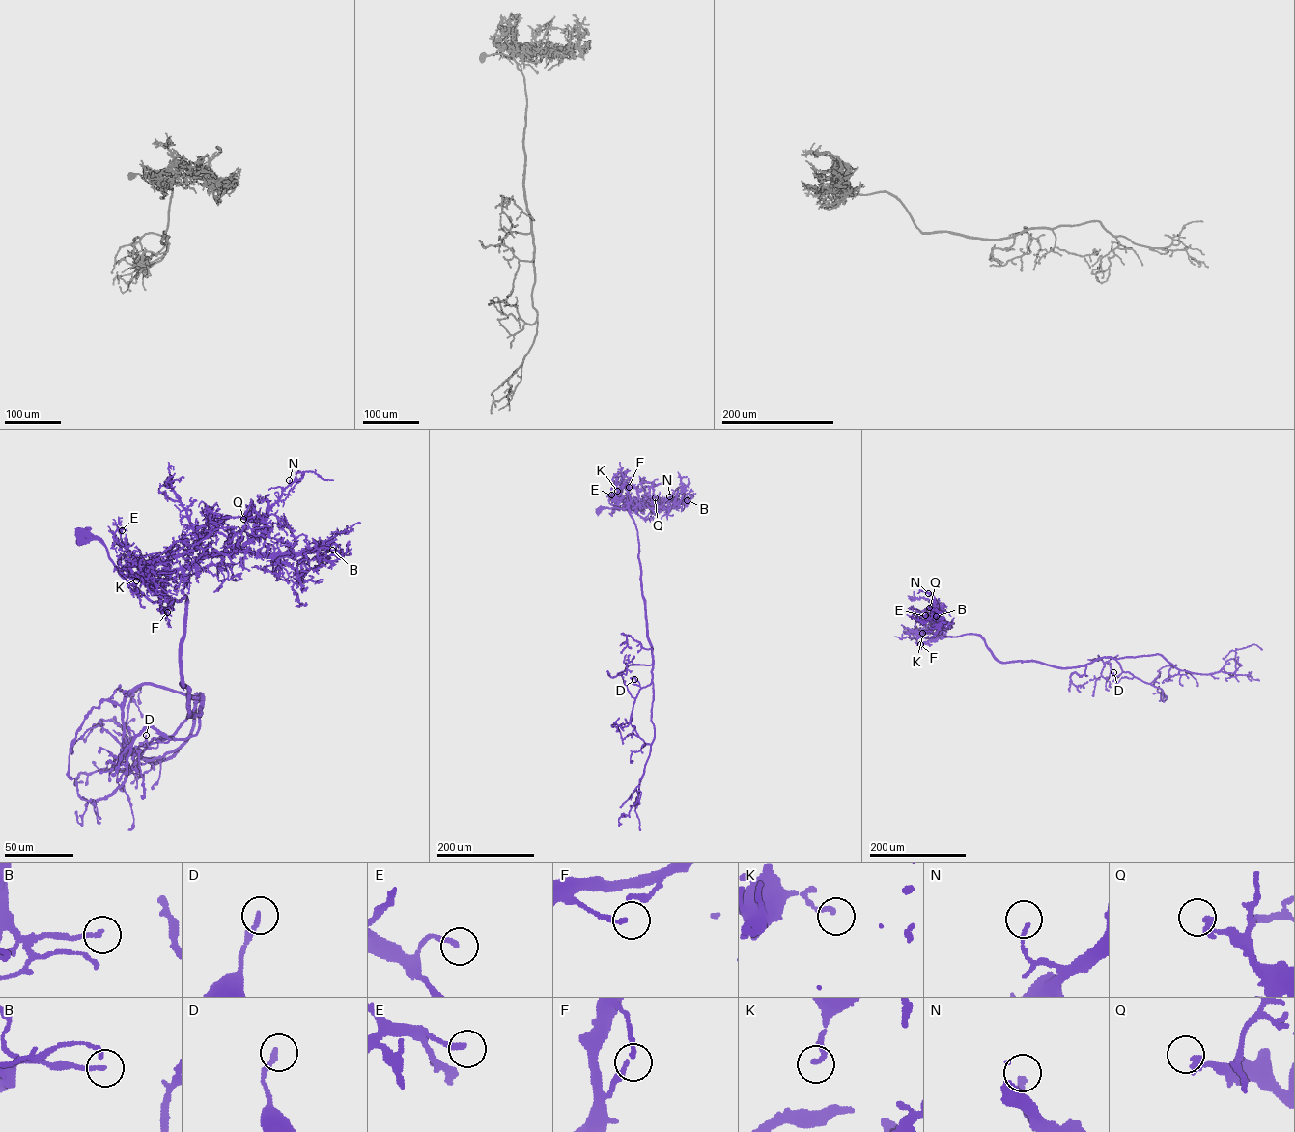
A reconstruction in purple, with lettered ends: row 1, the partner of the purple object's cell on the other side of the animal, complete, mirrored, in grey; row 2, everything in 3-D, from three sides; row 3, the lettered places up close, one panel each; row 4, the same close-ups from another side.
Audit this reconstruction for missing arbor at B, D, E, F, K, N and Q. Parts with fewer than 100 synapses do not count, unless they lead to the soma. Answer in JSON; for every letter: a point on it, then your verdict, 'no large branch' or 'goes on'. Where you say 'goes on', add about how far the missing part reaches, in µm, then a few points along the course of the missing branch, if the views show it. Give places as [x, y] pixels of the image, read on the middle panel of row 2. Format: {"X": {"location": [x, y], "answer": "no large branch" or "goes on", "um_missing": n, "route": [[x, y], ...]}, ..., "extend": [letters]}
{"B": {"location": [687, 500], "answer": "no large branch"}, "D": {"location": [634, 679], "answer": "no large branch"}, "E": {"location": [611, 495], "answer": "no large branch"}, "F": {"location": [629, 487], "answer": "no large branch"}, "K": {"location": [617, 491], "answer": "no large branch"}, "N": {"location": [669, 496], "answer": "no large branch"}, "Q": {"location": [655, 497], "answer": "goes on", "um_missing": 30}, "extend": ["Q"]}

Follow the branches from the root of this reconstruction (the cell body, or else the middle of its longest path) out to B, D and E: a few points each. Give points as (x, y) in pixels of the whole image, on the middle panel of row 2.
B: (599, 510), (630, 505), (668, 507), (687, 500)
D: (599, 510), (628, 507), (637, 531), (641, 594), (653, 658), (652, 681), (640, 688), (634, 679)
E: (599, 510), (629, 505), (621, 500), (614, 502), (608, 497), (611, 495)

